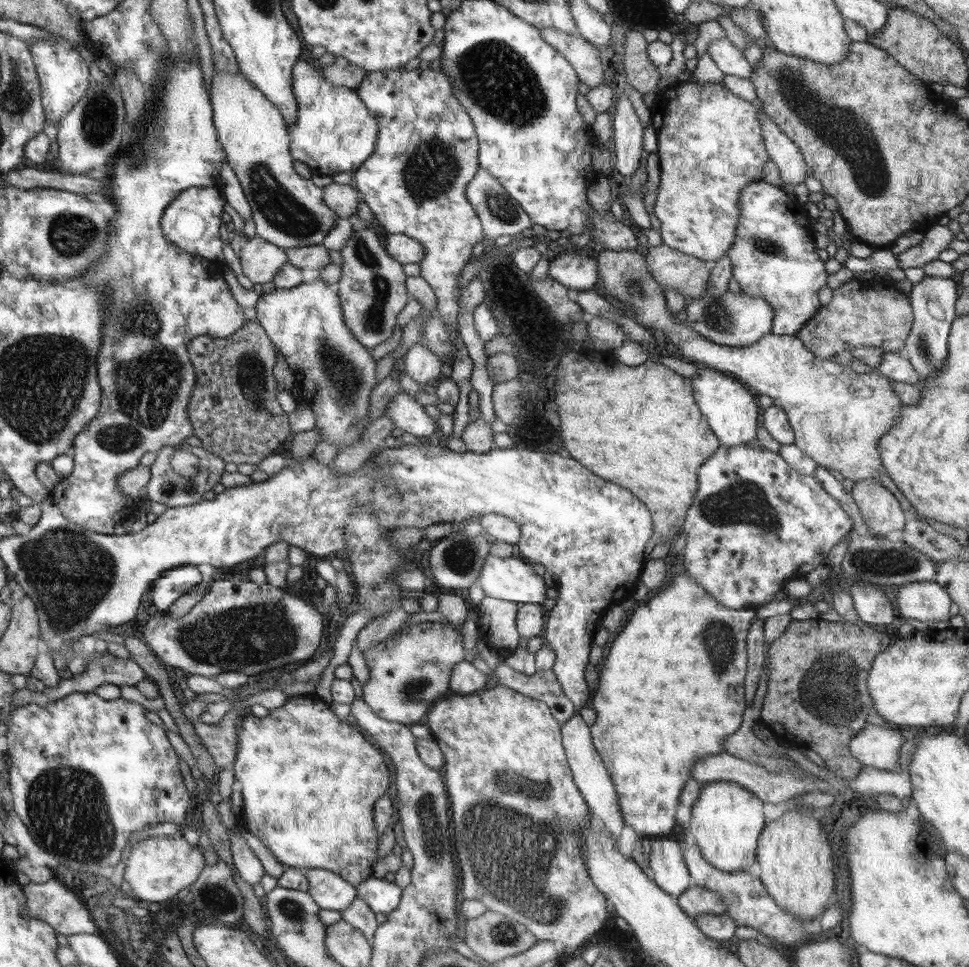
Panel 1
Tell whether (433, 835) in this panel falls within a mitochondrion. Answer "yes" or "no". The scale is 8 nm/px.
yes

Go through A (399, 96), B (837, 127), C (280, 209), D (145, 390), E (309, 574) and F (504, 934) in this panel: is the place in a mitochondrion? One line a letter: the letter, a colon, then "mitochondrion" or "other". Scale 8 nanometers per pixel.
A: other
B: mitochondrion
C: mitochondrion
D: mitochondrion
E: other
F: mitochondrion

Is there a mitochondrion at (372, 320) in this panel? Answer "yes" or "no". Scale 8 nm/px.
yes

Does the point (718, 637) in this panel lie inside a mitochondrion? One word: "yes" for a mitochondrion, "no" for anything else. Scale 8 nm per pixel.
yes

